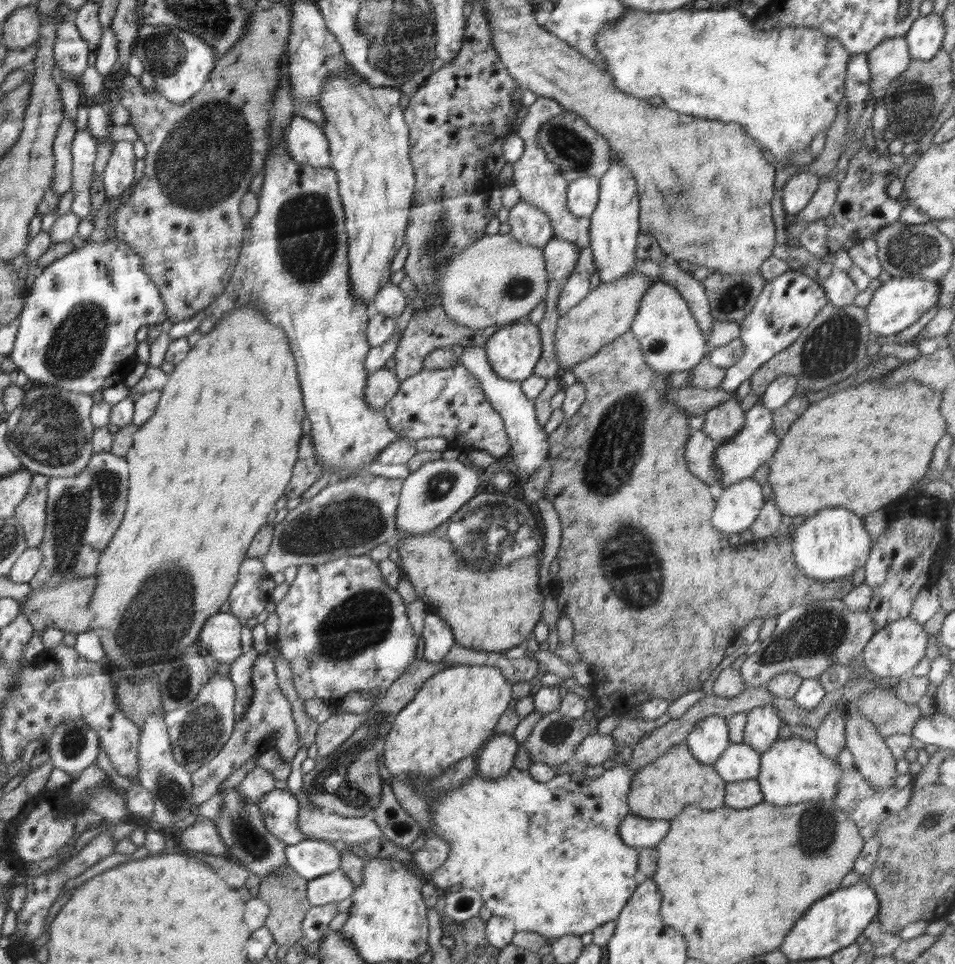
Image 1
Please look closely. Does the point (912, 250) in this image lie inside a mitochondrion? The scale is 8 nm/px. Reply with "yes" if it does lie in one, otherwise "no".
yes

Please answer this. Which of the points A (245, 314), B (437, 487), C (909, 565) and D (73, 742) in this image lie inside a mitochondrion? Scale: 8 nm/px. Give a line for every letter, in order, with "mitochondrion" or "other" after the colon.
A: other
B: mitochondrion
C: other
D: mitochondrion

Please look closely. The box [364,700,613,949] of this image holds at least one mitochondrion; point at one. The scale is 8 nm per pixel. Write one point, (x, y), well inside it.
(556, 733)

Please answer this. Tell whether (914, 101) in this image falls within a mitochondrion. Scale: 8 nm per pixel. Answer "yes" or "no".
yes

